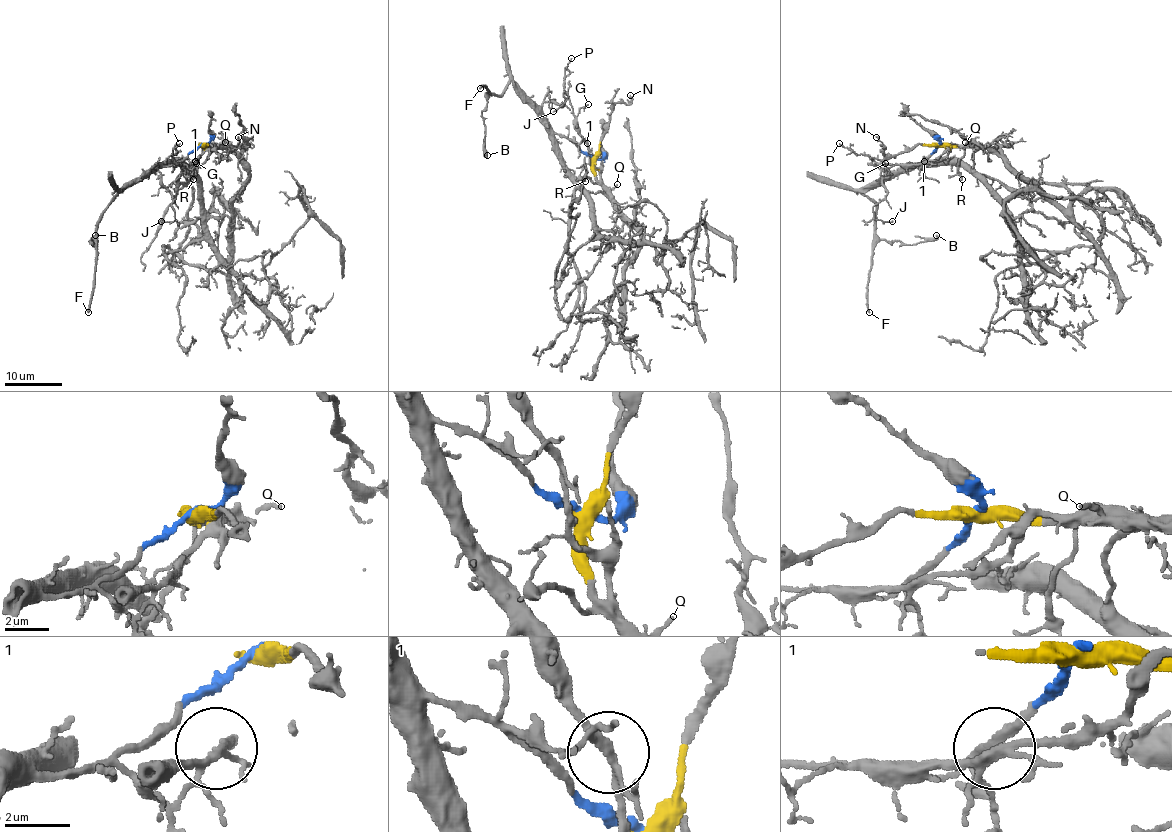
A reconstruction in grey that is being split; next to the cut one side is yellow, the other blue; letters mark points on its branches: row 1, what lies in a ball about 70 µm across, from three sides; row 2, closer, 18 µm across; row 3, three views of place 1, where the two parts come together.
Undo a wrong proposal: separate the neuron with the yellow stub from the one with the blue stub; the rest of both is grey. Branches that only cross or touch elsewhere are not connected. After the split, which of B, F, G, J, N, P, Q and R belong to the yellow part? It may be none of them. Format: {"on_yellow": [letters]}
{"on_yellow": ["G", "N", "P", "Q", "R"]}

